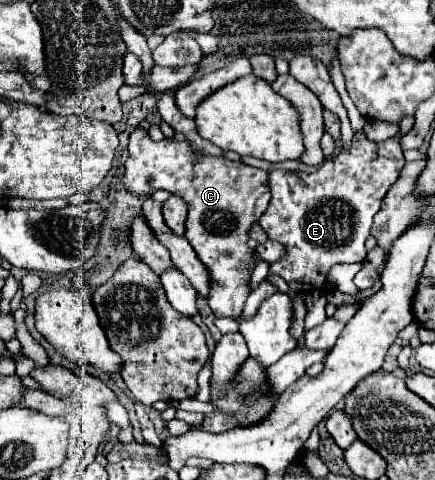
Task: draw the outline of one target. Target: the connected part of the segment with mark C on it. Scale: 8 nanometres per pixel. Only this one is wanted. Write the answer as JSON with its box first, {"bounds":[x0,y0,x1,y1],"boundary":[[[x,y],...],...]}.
{"bounds":[122,127,270,317],"boundary":[[[138,127],[130,133],[122,183],[136,197],[164,189],[186,201],[186,239],[210,273],[208,305],[216,317],[238,317],[250,293],[250,275],[254,271],[248,259],[254,253],[248,247],[248,231],[270,203],[268,171],[248,167],[240,161],[228,161],[226,157],[198,153],[186,141],[162,139],[156,143],[146,129]]]}

